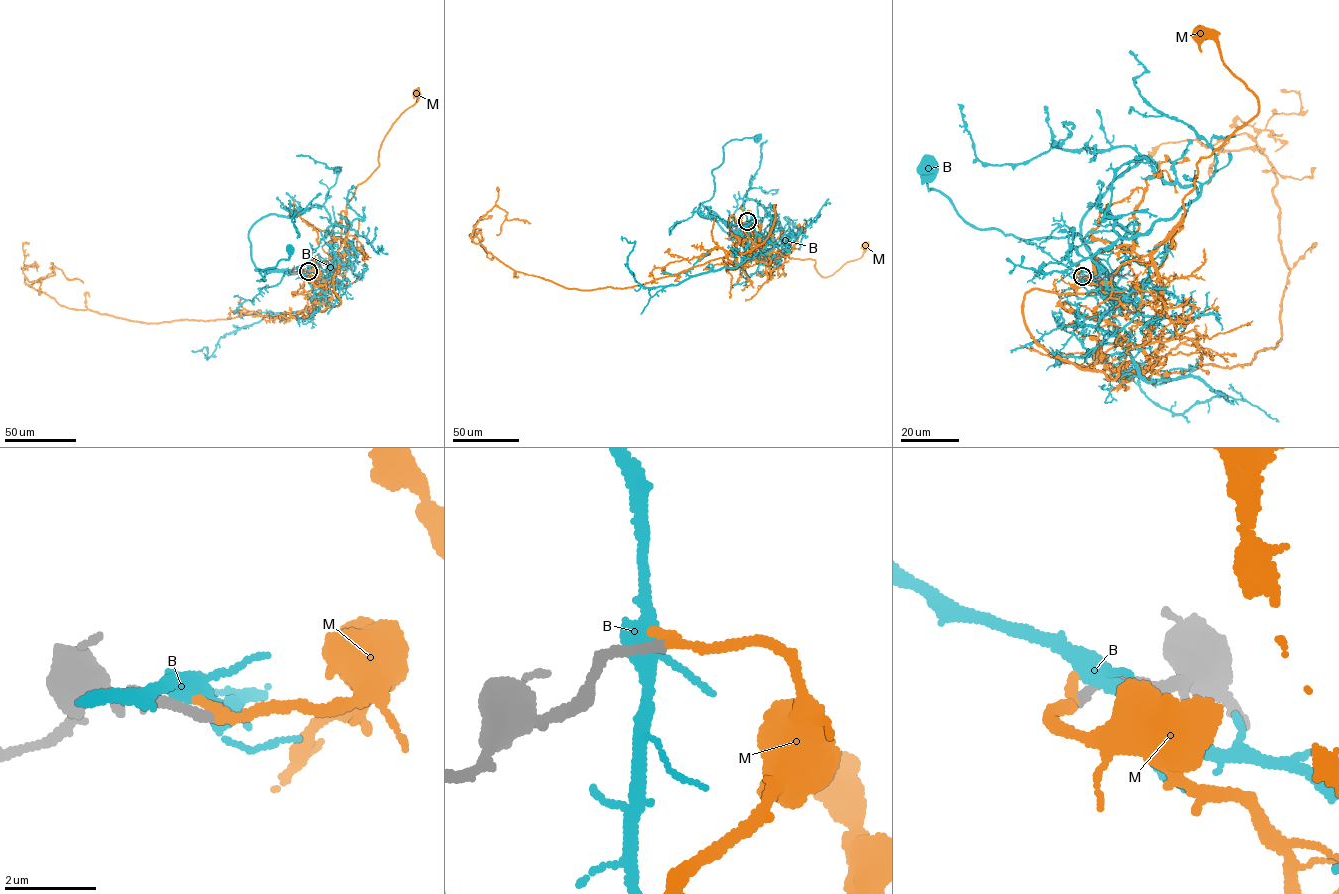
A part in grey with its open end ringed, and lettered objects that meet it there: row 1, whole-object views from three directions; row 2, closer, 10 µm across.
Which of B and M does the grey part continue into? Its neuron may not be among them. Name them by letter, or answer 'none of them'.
M

